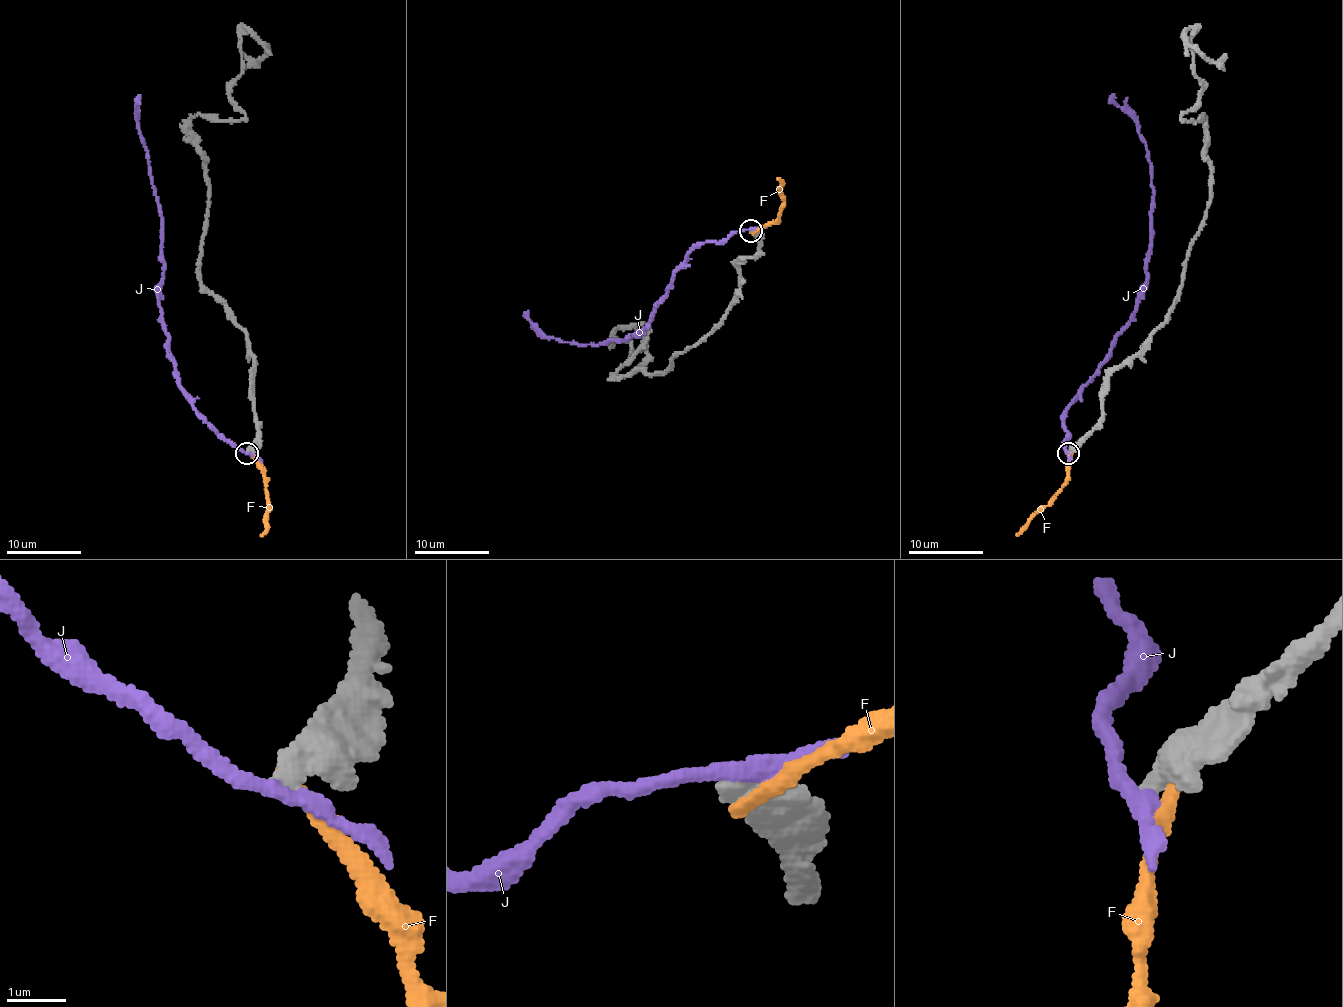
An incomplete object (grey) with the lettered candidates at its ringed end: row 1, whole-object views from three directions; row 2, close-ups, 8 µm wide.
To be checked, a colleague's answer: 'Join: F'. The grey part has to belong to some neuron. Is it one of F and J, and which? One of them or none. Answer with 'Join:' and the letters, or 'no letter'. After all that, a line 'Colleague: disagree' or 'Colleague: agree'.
Join: no letter
Colleague: disagree

